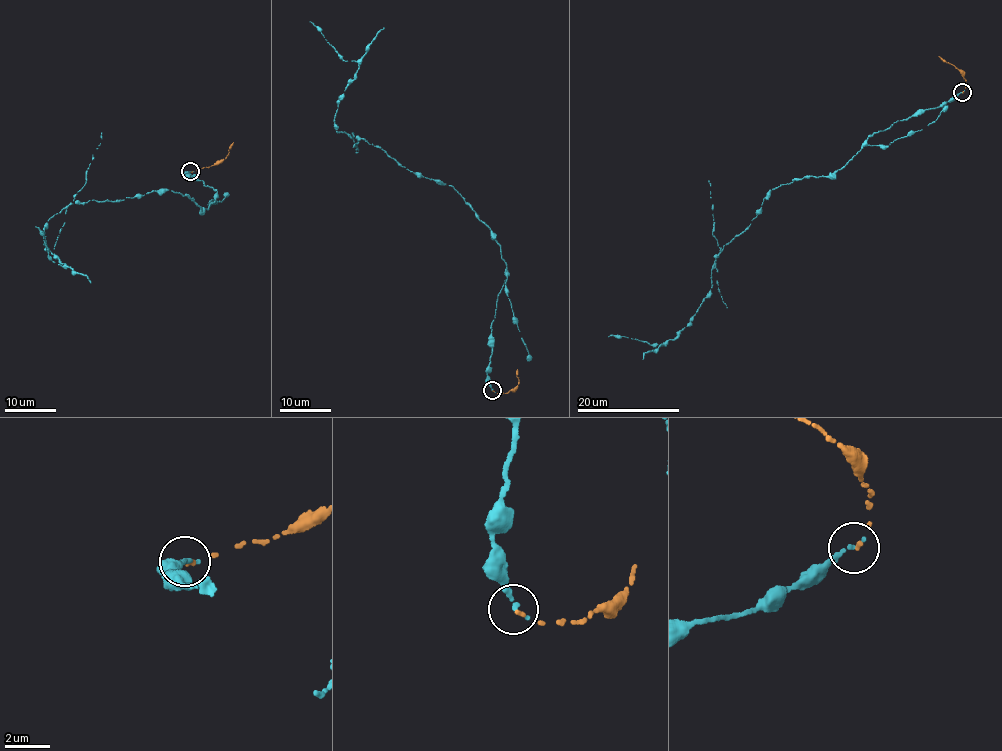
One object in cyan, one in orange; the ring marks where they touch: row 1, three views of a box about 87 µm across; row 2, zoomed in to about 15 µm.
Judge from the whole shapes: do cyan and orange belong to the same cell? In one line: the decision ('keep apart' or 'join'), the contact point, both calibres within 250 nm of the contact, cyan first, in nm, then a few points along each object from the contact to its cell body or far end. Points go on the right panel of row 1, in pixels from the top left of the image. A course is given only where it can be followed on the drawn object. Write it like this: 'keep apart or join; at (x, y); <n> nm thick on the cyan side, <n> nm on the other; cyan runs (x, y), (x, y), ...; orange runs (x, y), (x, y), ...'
keep apart; at (962, 92); 240 nm thick on the cyan side, 140 nm on the other; cyan runs (961, 92), (868, 137), (841, 169), (772, 189), (757, 217), (718, 254), (710, 293), (665, 344), (608, 337); orange runs (963, 92), (966, 79), (957, 69), (939, 56)

